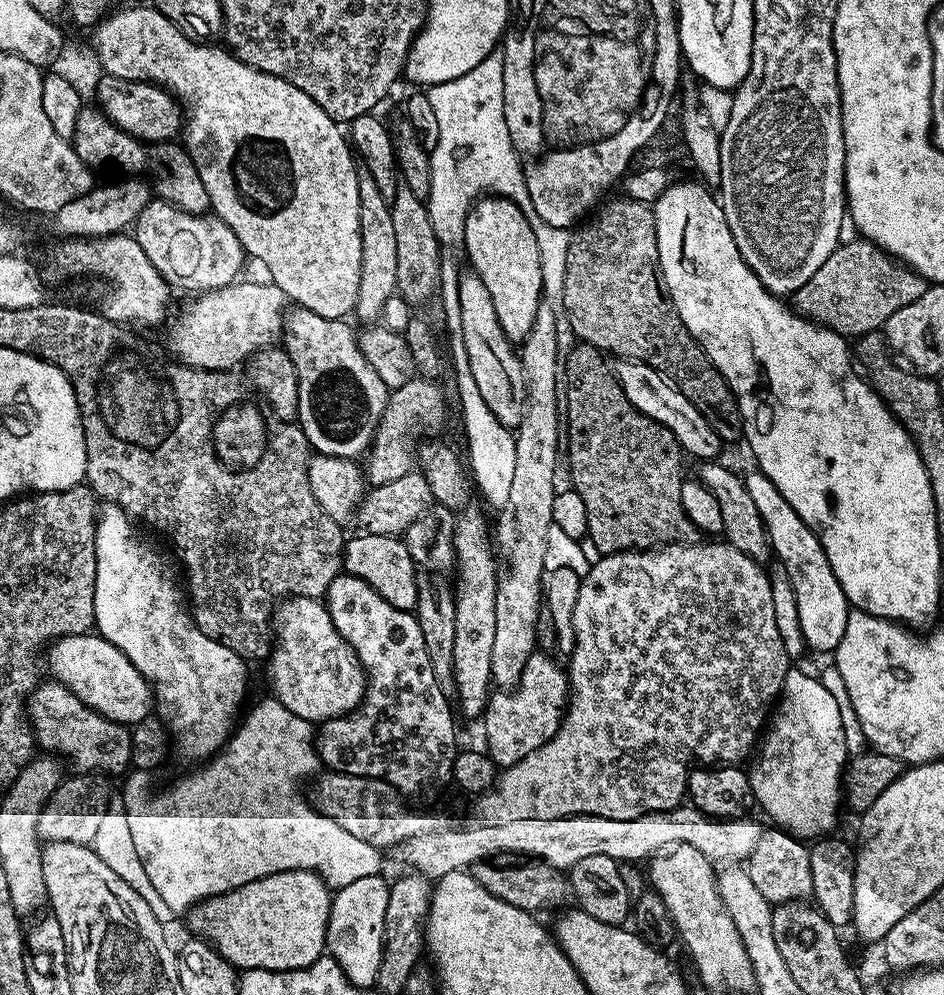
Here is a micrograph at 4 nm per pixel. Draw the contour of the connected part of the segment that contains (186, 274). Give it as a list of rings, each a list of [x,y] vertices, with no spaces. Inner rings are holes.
[[[169,200],[148,201],[136,219],[134,238],[165,282],[188,294],[206,293],[235,283],[245,264],[242,242],[226,222],[215,214],[187,212]]]

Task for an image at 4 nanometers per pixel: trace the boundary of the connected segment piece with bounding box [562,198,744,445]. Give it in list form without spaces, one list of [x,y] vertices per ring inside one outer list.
[[[605,199],[591,213],[592,220],[585,219],[571,233],[569,250],[566,252],[562,314],[569,319],[577,341],[592,344],[605,354],[613,352],[620,356],[616,358],[621,361],[634,360],[637,364],[645,364],[655,372],[661,372],[665,380],[675,384],[682,395],[694,402],[702,418],[714,426],[725,445],[734,443],[736,439],[739,441],[744,431],[744,422],[740,418],[740,408],[736,405],[736,395],[720,371],[710,362],[708,355],[702,351],[700,343],[686,330],[678,310],[668,297],[668,289],[664,287],[658,258],[656,213],[649,205],[637,200],[619,199]]]

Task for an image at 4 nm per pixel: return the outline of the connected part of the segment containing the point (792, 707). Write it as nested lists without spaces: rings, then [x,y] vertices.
[[[796,666],[789,667],[770,723],[759,741],[758,751],[751,757],[752,768],[747,769],[753,801],[773,820],[772,824],[777,829],[791,832],[797,838],[823,837],[831,833],[828,831],[840,816],[842,777],[849,759],[842,714],[838,710],[838,702],[834,702],[834,694],[830,694],[815,675],[799,672]]]

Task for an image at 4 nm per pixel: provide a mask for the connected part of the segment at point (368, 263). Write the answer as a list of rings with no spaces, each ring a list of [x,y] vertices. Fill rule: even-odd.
[[[369,174],[360,176],[358,182],[358,230],[362,234],[362,278],[358,280],[358,298],[354,316],[364,320],[360,322],[376,322],[380,320],[382,310],[391,296],[397,295],[397,240],[394,235],[393,219],[391,218],[391,203],[382,198],[382,190],[378,190],[378,182]]]

